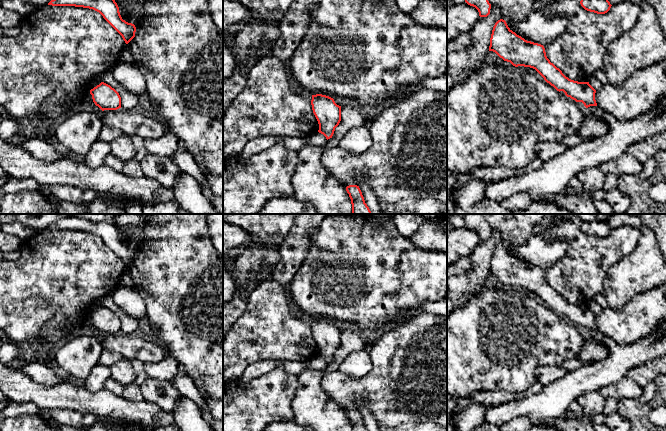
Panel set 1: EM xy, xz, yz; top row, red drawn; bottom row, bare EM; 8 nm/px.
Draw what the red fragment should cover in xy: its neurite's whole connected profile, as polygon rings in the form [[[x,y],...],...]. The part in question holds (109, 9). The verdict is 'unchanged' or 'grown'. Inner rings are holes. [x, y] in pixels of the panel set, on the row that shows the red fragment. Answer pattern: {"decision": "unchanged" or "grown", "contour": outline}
{"decision": "unchanged", "contour": [[[51,0],[48,5],[75,6],[93,9],[99,12],[103,18],[122,36],[126,44],[135,37],[135,25],[122,19],[119,7],[115,0]]]}

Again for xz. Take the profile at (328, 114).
{"decision": "unchanged", "contour": [[[322,94],[312,95],[311,105],[319,124],[318,132],[327,140],[332,138],[341,121],[341,106],[337,105],[333,98]]]}

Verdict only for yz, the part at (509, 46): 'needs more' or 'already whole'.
already whole

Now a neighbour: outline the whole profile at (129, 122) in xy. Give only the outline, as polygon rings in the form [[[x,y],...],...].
[[[104,110],[101,114],[103,124],[119,130],[122,135],[140,136],[145,139],[162,137],[167,126],[158,116],[146,116],[140,110]]]

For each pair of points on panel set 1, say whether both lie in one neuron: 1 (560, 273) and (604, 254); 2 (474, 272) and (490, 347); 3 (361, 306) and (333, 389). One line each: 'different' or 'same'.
1: same
2: different
3: different

